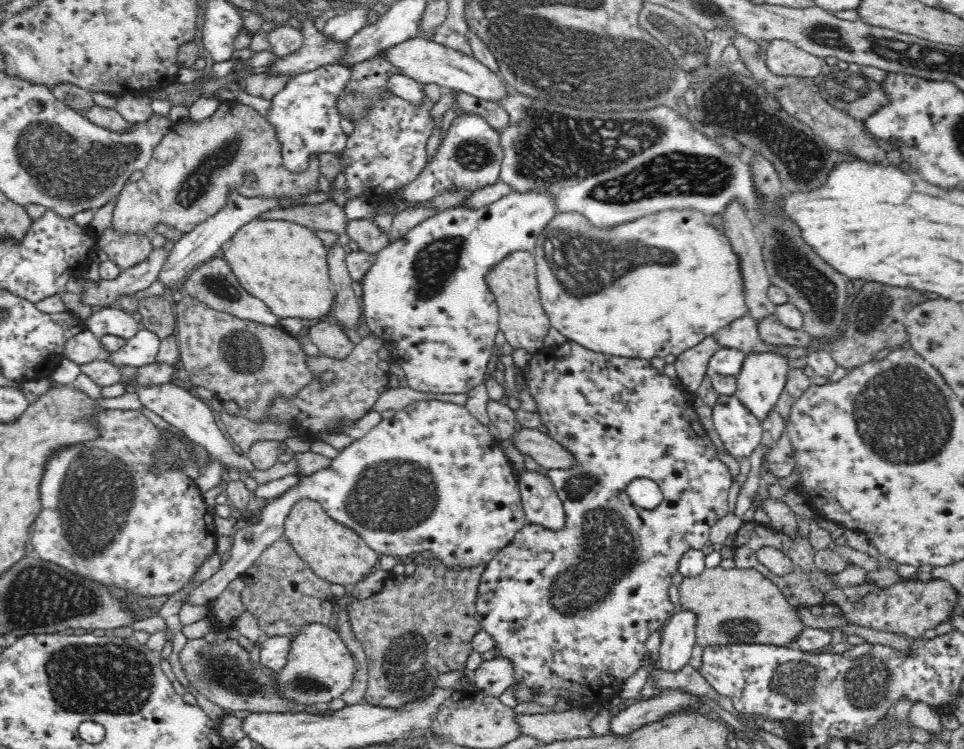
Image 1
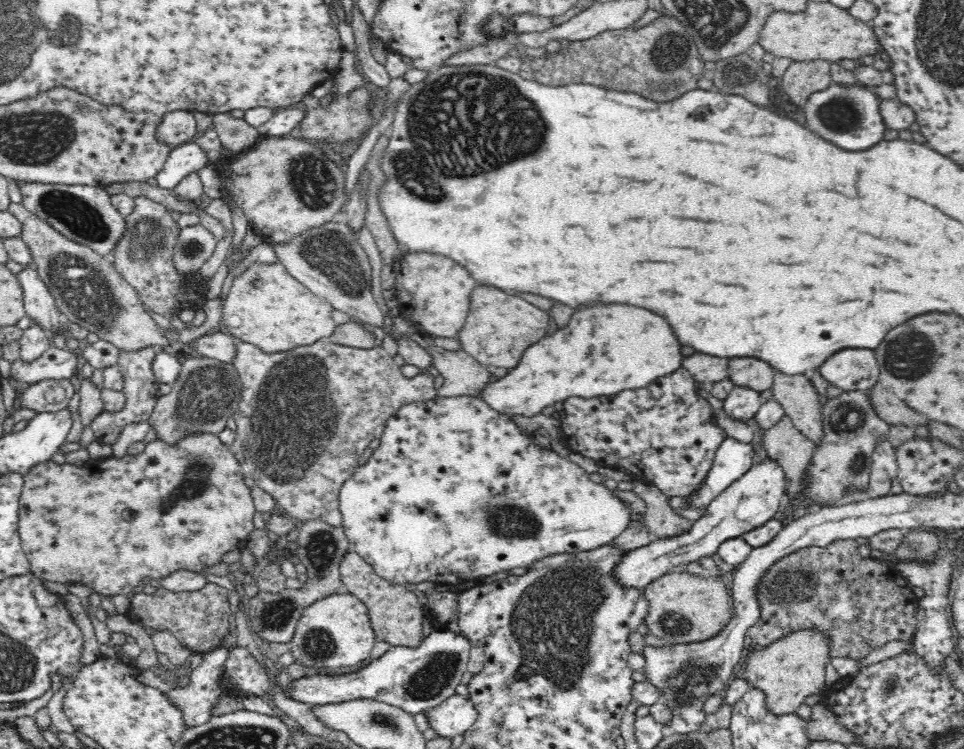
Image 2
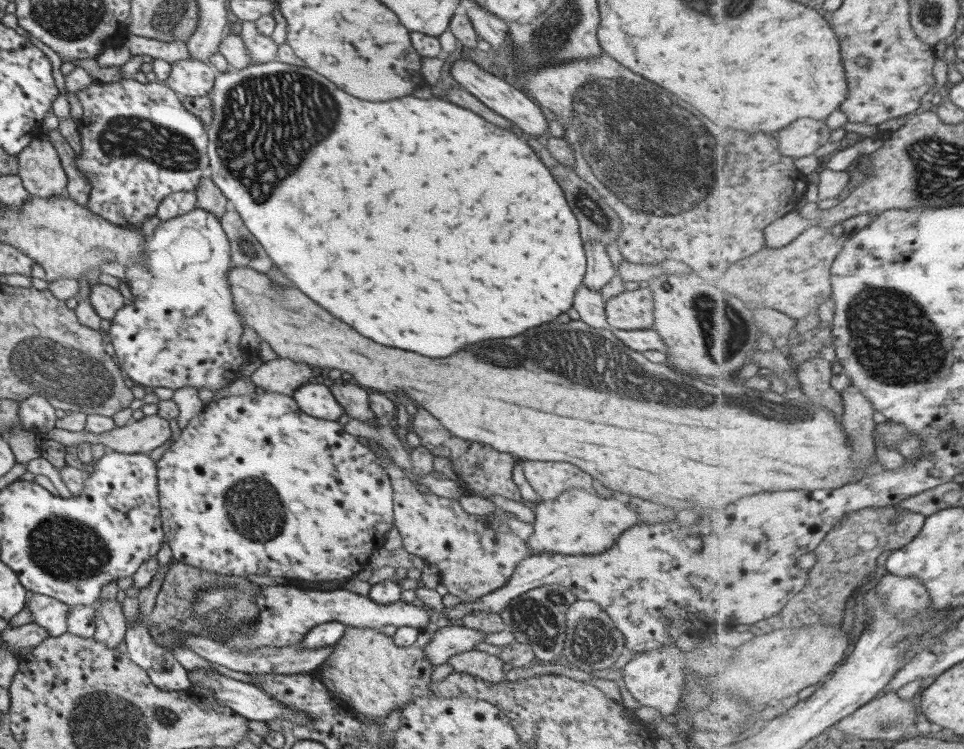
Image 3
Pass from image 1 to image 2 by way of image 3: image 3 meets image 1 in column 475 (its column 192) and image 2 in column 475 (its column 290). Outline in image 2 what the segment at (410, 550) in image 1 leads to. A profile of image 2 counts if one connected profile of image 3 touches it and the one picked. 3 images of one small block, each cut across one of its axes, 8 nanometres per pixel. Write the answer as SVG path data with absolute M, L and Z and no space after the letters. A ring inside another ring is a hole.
M462 395L457 397L438 397L404 405L388 420L374 454L347 480L339 492L343 530L350 542L350 551L358 554L374 568L378 576L398 585L413 582L418 585L424 580L437 584L457 585L464 581L476 580L496 573L508 573L511 569L530 570L536 562L556 556L556 554L580 554L590 552L604 545L610 545L630 524L630 509L620 498L610 493L603 484L598 485L589 478L589 473L566 457L559 456L551 449L534 443L528 431L520 430L509 417L482 401L480 397Z

